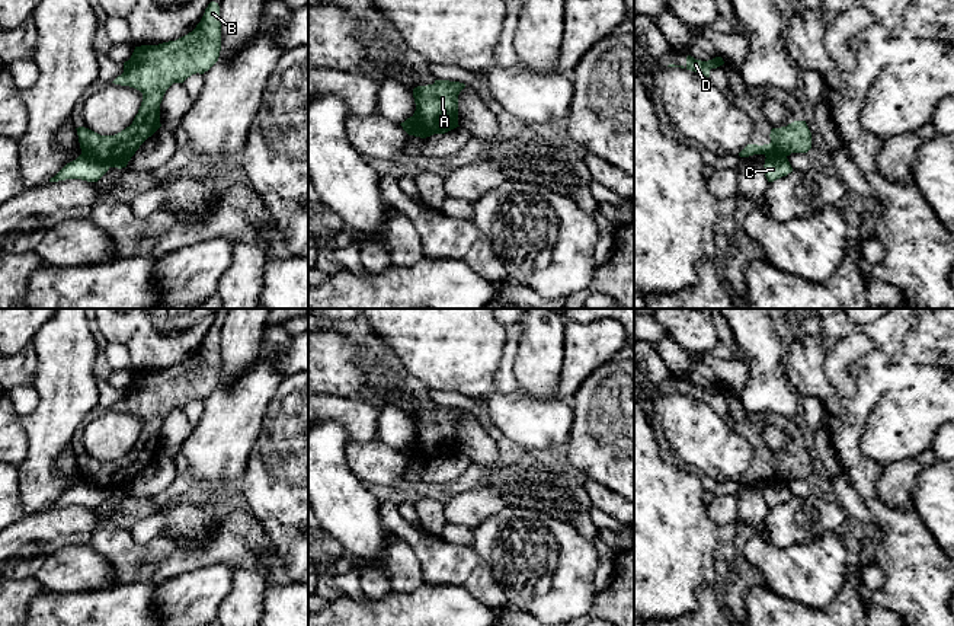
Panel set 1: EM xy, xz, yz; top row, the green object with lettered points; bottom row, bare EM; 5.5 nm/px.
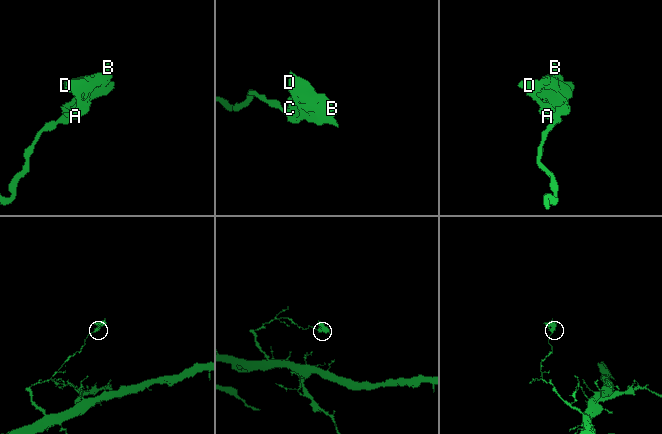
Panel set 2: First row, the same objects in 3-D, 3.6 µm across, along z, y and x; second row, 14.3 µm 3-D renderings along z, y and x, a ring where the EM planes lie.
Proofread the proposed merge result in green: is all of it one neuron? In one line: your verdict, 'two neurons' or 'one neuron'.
two neurons

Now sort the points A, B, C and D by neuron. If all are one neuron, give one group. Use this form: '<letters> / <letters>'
A B D / C

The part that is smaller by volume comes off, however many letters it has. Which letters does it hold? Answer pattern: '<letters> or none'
A, B, D

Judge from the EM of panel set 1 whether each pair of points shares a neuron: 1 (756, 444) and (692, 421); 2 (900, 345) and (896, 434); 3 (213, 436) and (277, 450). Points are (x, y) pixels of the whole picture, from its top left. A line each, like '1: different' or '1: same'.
1: different
2: different
3: different

